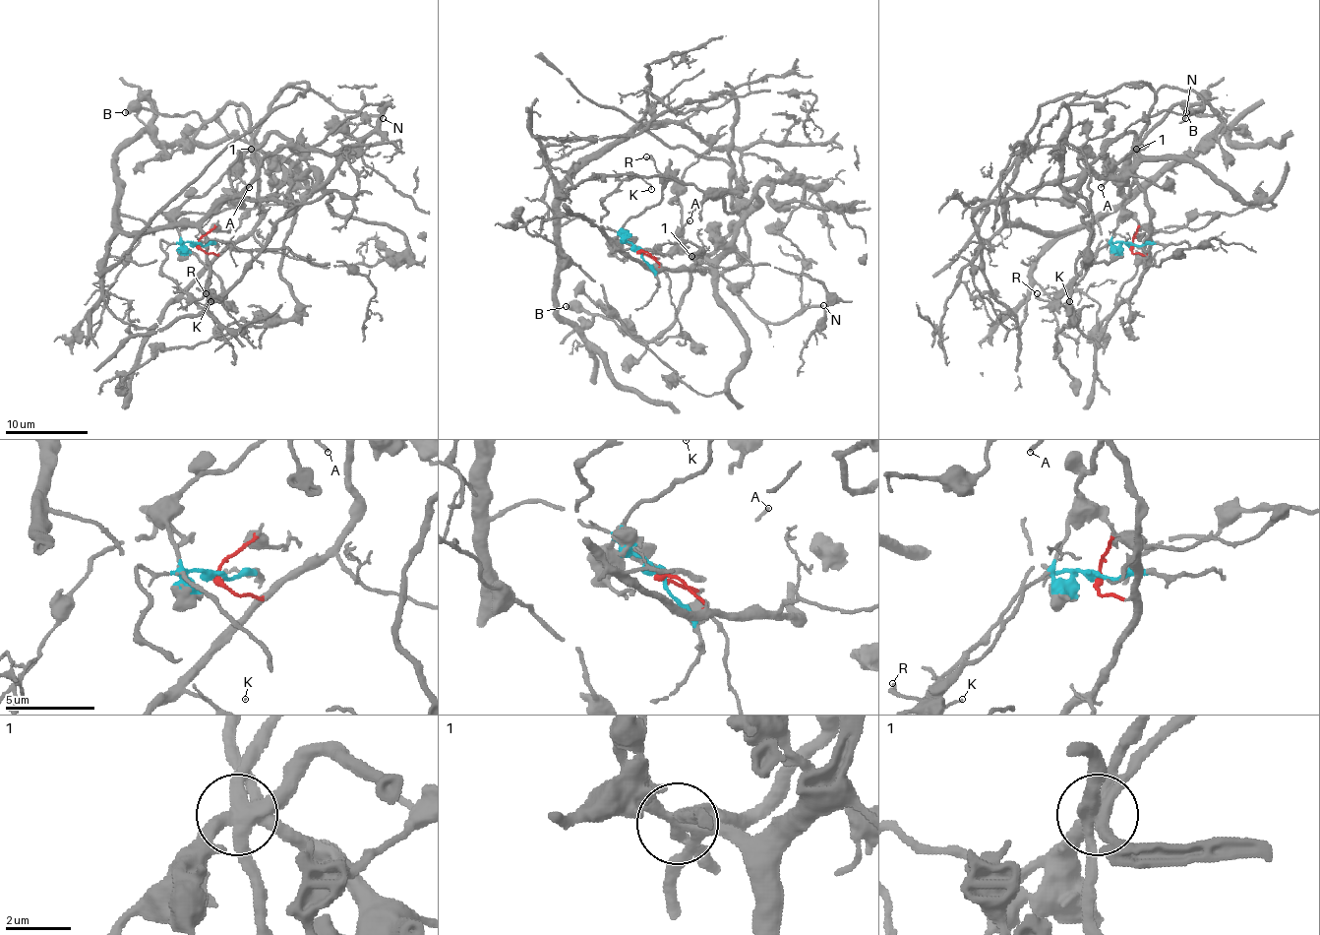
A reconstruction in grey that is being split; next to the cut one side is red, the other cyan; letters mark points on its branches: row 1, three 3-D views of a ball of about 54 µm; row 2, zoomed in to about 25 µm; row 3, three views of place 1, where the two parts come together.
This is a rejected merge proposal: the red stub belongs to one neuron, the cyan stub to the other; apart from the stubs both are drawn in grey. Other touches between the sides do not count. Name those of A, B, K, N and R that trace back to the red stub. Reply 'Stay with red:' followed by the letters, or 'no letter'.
Stay with red: N

